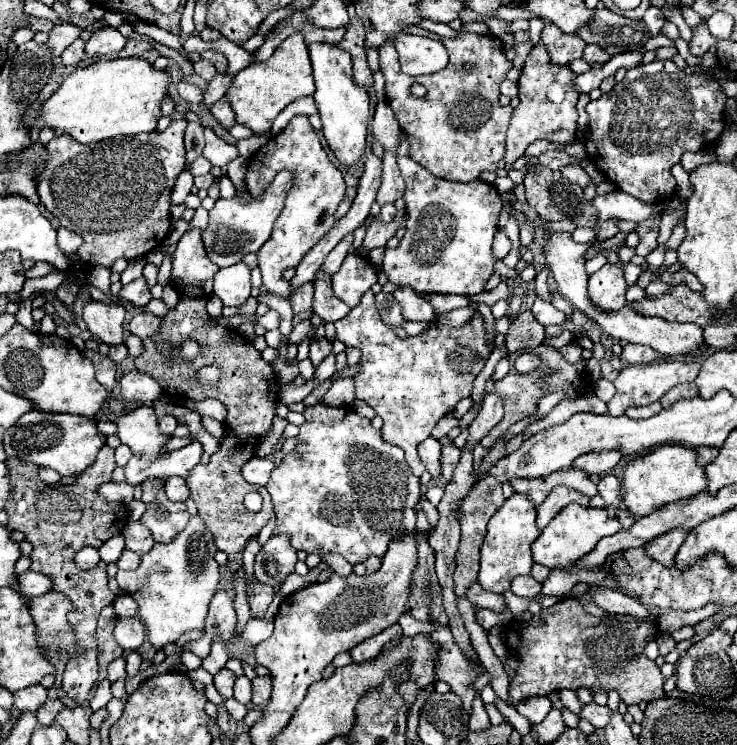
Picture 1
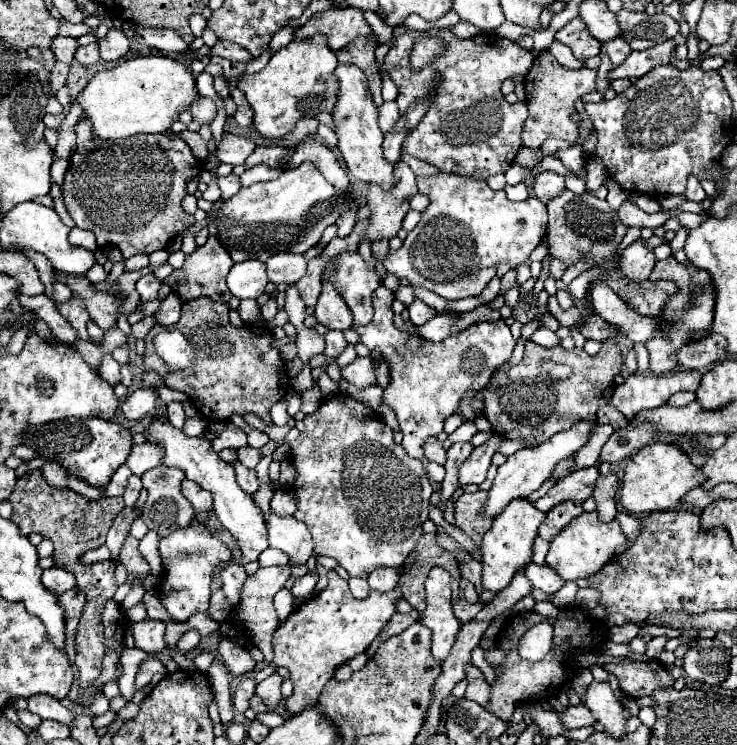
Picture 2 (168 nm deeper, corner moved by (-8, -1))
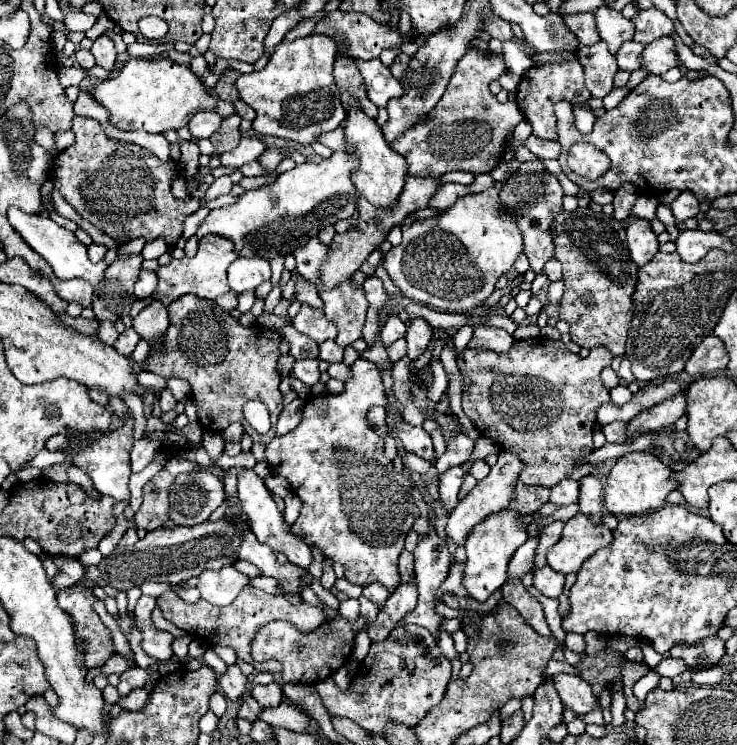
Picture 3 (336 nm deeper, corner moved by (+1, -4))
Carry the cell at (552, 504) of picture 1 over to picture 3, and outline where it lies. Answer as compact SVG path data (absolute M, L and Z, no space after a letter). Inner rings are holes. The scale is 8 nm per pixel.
M551 521L549 525L545 525L539 533L539 545L535 551L535 567L545 567L545 553L551 545L555 545L561 537L561 529L563 529L563 521Z

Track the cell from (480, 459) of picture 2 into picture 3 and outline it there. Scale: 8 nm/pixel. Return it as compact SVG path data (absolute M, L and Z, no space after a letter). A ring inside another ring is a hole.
M455 467L455 469L449 469L447 473L443 473L443 477L439 477L439 495L441 495L439 499L447 509L451 509L459 503L457 491L461 489L465 475L467 475L467 471L463 467Z

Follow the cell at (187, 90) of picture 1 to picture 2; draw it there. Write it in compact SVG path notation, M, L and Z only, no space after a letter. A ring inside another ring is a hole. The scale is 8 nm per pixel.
M200 98L200 100L196 100L192 104L190 112L192 112L194 122L198 122L200 126L204 126L204 124L210 126L212 120L214 120L214 116L216 116L216 104L210 98Z

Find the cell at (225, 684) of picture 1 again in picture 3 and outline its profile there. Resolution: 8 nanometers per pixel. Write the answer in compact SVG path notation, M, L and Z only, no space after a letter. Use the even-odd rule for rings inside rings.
M245 693L245 695L239 699L239 711L237 711L237 717L243 717L243 719L249 719L249 721L255 721L259 711L261 711L261 705L259 705L249 693Z

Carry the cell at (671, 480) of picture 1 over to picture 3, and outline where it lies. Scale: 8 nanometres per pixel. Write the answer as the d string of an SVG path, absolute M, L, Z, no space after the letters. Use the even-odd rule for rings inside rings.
M647 451L627 453L619 457L607 477L605 499L603 499L605 509L613 515L643 515L661 509L665 505L667 495L679 487L679 483L671 479L671 473L673 471L667 469L667 465L663 465L655 455Z

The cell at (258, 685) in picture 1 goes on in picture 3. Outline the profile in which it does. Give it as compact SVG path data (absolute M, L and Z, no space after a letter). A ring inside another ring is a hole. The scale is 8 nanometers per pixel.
M277 683L269 685L253 685L251 687L251 697L261 705L261 707L277 707L283 701L281 687Z

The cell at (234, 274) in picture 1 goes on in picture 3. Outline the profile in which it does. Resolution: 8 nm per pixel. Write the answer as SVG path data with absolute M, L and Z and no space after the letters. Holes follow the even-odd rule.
M239 257L229 265L229 271L227 271L229 289L237 295L245 291L255 291L261 283L269 281L269 277L271 277L269 263L261 257L251 257L251 259Z

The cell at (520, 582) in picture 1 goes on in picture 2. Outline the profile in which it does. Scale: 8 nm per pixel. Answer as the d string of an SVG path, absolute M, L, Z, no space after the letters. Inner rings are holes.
M530 562L528 566L526 566L526 576L528 576L528 580L532 582L532 586L536 586L536 588L540 588L542 592L546 592L546 594L554 594L554 592L558 592L566 582L558 576L558 572L554 570L554 568L550 568L550 566L538 566L538 564L534 564L534 562Z

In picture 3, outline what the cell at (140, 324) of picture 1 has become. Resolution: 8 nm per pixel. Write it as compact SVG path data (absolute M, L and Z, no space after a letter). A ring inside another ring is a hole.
M129 327L129 329L125 329L125 331L119 335L119 339L115 341L113 347L115 347L121 355L127 355L127 357L129 357L129 355L133 353L135 345L139 343L139 339L141 339L141 337L135 333L135 329Z

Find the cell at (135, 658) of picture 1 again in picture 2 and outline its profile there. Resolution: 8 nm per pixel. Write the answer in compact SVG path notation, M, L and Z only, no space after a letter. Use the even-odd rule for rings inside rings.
M150 658L150 660L146 660L140 668L138 668L138 674L136 674L136 682L134 682L134 690L140 690L140 688L144 688L150 680L152 680L152 676L154 674L168 674L168 670L164 668L164 664L160 662L160 660L156 660L156 658Z

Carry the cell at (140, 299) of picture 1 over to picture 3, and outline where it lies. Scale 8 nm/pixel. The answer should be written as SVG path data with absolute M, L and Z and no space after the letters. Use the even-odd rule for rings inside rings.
M141 269L139 279L137 279L137 283L135 283L135 297L137 297L137 299L147 299L147 297L153 295L155 287L157 287L157 275L151 273L151 271Z

